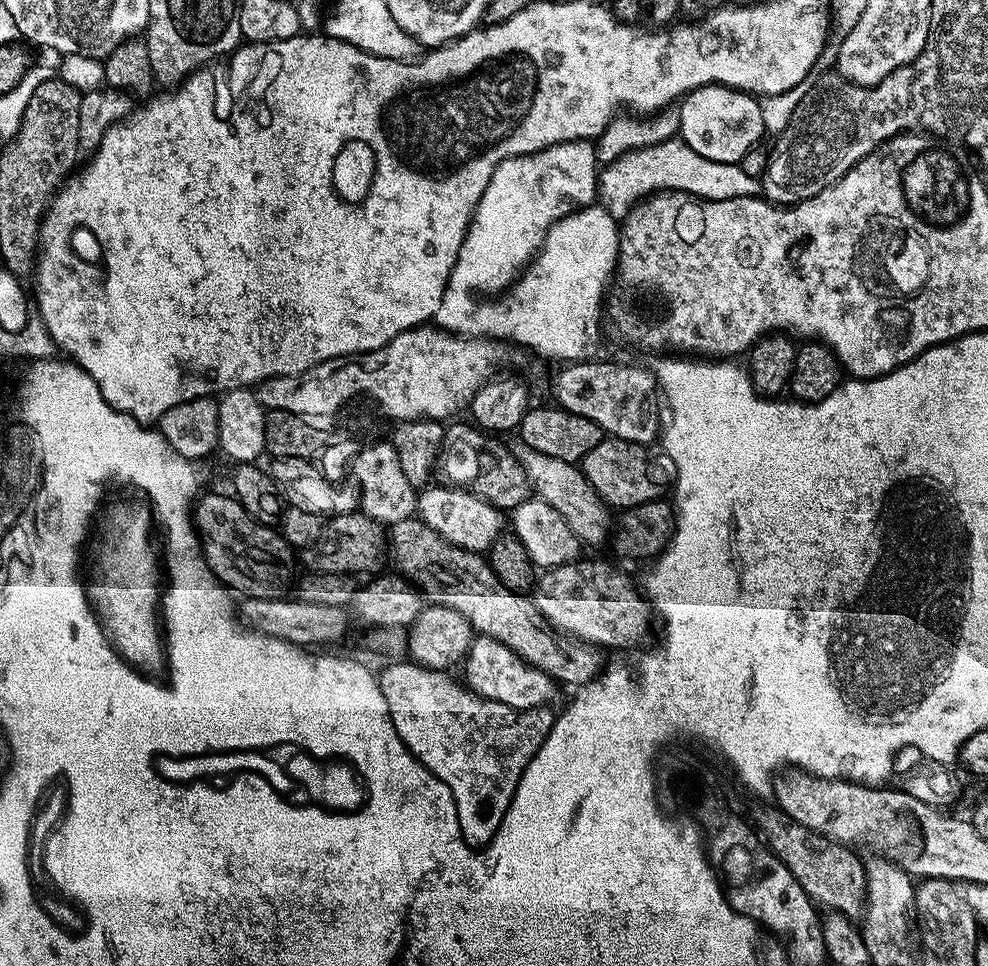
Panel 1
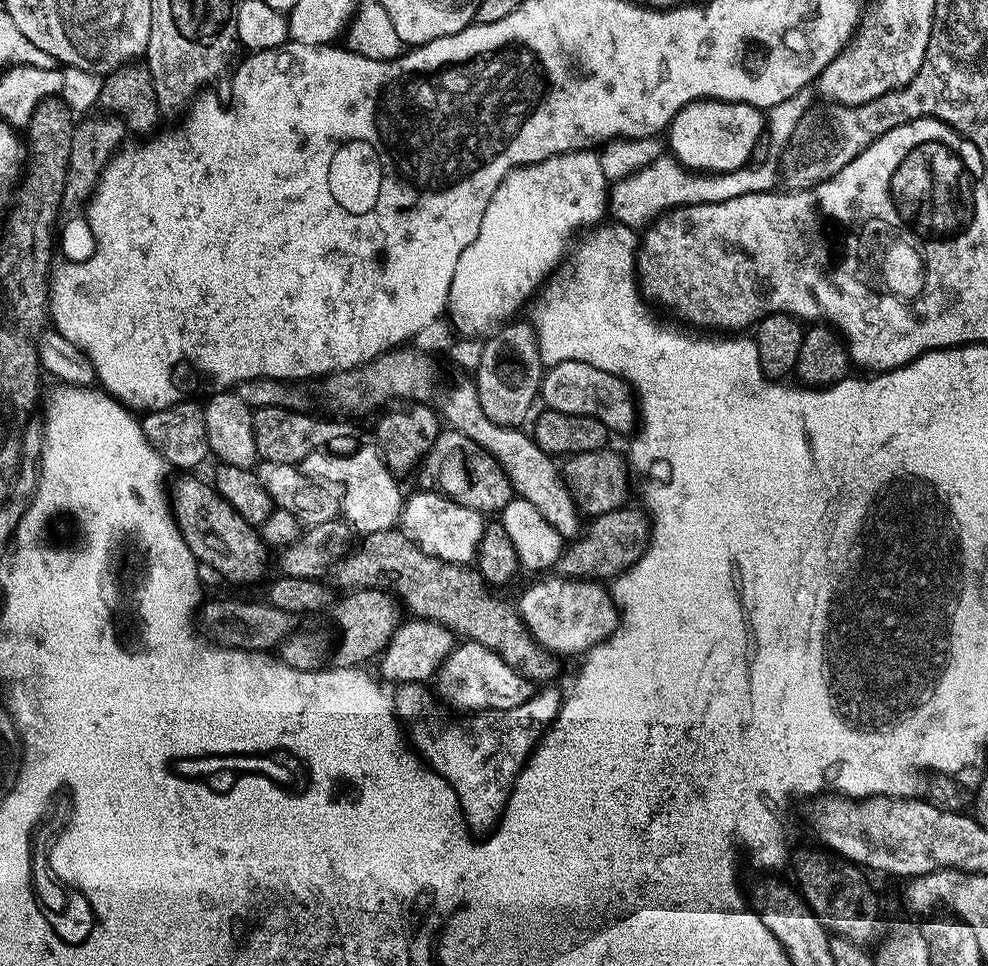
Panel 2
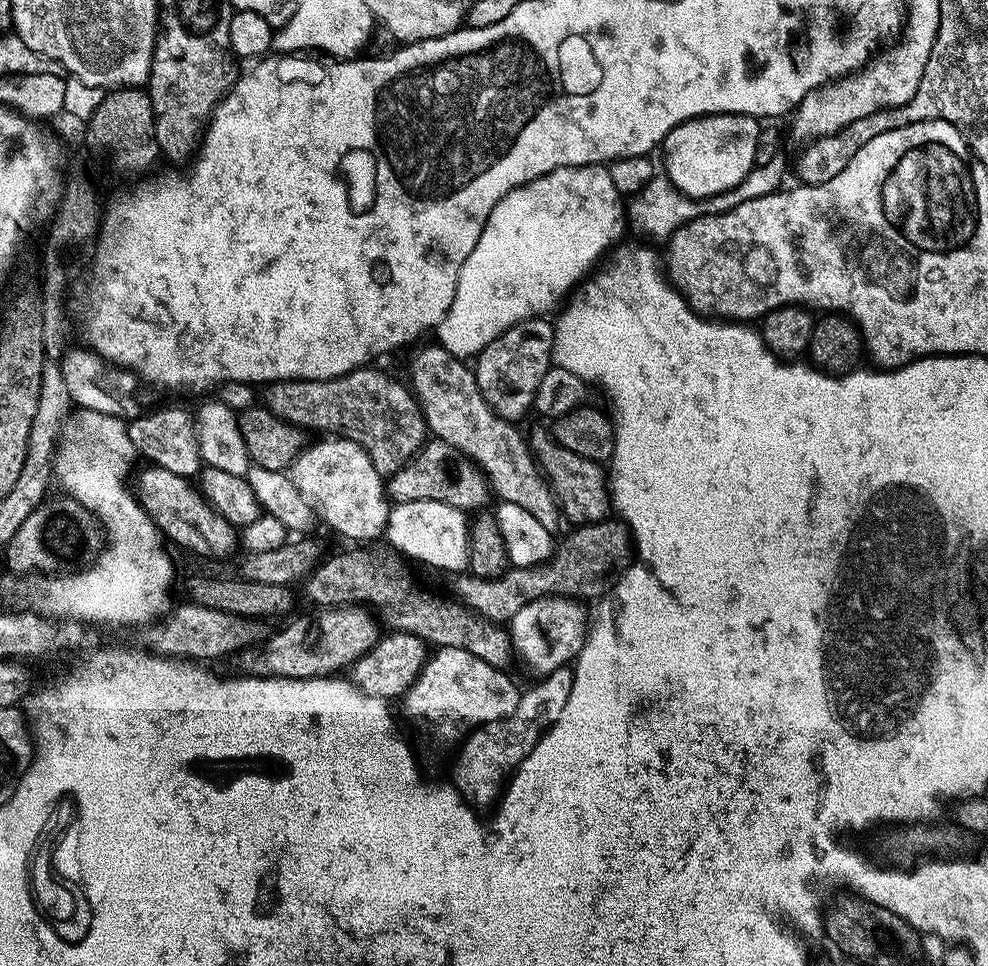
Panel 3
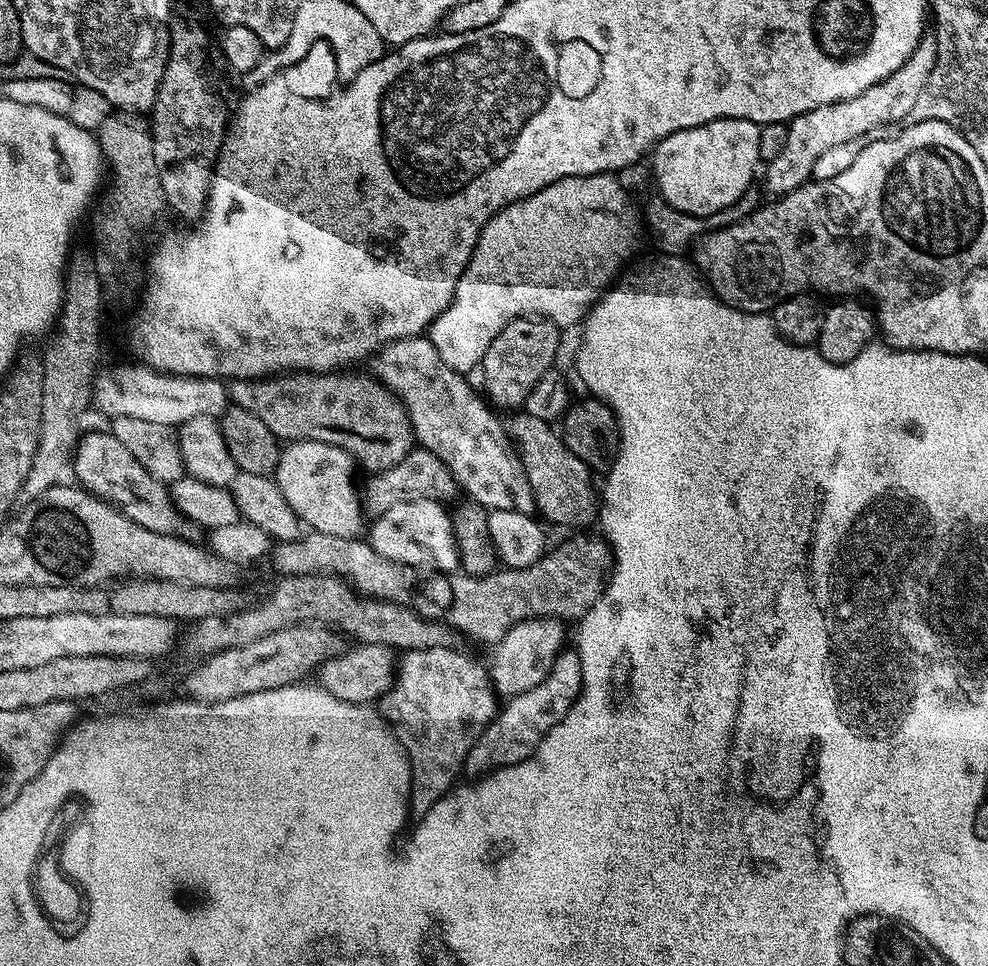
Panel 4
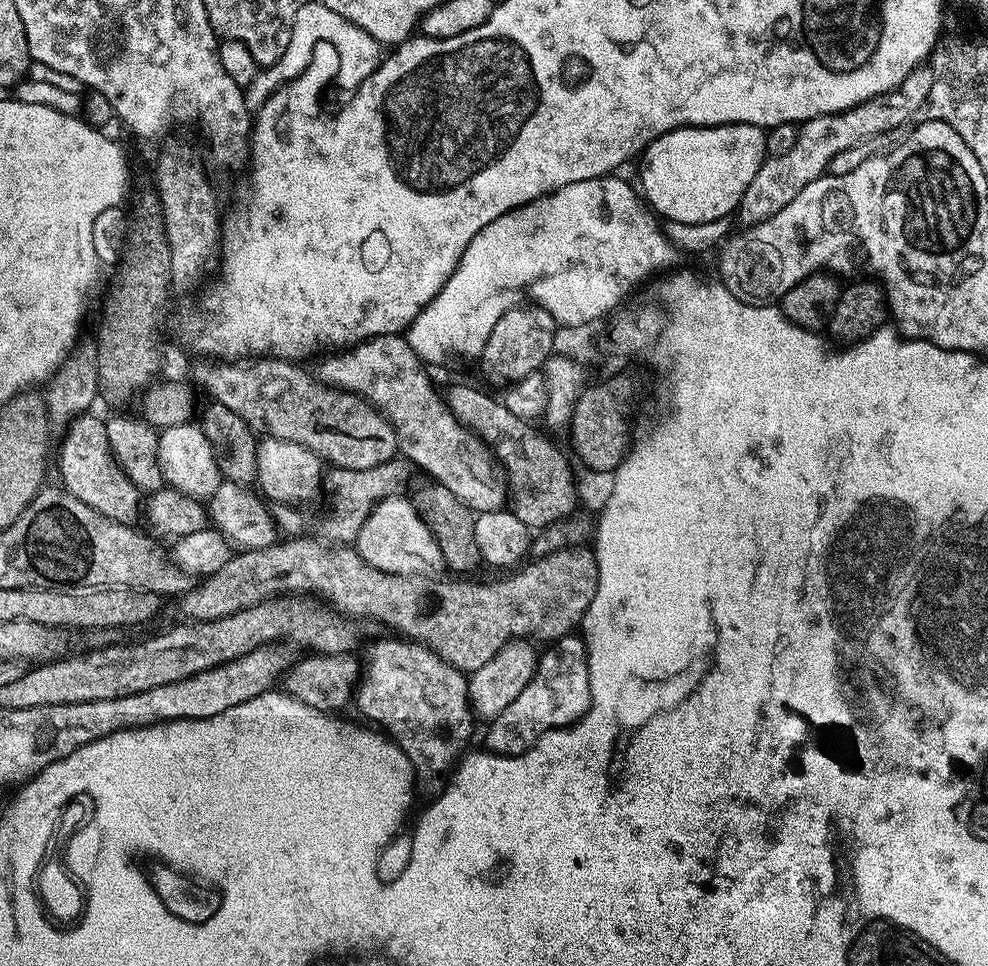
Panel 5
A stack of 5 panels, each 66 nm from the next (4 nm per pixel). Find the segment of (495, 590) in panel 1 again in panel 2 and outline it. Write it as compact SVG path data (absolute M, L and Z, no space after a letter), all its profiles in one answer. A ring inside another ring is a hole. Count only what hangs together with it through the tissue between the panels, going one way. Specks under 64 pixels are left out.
M399 527L378 530L363 542L361 548L353 547L332 565L331 583L337 589L383 588L391 592L407 611L409 608L415 619L432 620L457 637L489 648L503 658L510 670L518 670L522 678L540 686L555 681L552 679L559 674L561 661L541 649L513 605L511 608L506 601L488 593L491 592L489 585L484 583L475 567L452 564L424 553Z

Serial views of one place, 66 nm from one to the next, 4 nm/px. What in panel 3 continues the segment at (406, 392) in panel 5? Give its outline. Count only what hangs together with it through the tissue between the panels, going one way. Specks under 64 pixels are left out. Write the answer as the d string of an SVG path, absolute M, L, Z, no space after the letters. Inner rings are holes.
M436 342L422 349L409 362L406 380L424 411L429 433L472 460L487 477L488 487L501 501L522 506L534 514L546 530L559 533L562 525L560 505L552 495L543 472L537 468L527 439L523 435L520 437L515 423L493 414L486 398L482 398L482 390L478 390L475 371L464 364L467 363L461 357L450 354Z

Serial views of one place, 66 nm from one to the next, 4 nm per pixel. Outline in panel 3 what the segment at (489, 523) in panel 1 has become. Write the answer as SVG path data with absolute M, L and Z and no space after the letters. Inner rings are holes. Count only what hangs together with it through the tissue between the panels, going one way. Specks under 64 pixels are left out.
M414 500L396 504L389 511L384 538L393 551L407 559L412 558L446 572L460 572L469 569L469 527L469 517L463 510L437 500Z

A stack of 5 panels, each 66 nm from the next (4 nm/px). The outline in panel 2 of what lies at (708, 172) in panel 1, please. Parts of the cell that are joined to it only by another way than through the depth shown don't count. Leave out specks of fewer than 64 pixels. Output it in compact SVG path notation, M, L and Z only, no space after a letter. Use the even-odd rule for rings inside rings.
M671 154L657 156L652 164L645 166L640 172L626 180L615 181L610 188L610 212L615 223L625 224L633 230L644 230L661 216L672 211L673 208L689 204L710 204L714 198L741 196L750 191L749 185L744 184L748 176L747 167L739 168L736 172L722 172L719 174L693 174L689 169L678 163Z

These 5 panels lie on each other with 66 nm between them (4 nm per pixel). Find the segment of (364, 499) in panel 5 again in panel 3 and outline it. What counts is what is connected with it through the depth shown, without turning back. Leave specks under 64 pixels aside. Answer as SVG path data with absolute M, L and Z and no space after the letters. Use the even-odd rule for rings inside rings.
M435 438L429 439L411 462L404 464L402 470L390 476L386 487L389 499L396 504L414 500L437 500L465 512L485 509L489 498L492 498L487 477L479 467L468 457L462 456L456 448Z

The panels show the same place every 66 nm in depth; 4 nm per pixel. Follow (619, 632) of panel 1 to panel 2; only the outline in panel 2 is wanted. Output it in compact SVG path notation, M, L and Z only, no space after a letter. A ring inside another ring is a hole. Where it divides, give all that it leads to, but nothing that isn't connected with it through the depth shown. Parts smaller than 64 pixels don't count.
M552 575L549 580L540 580L525 590L518 603L520 617L543 651L551 652L557 658L587 654L598 642L616 631L616 602L603 583Z

